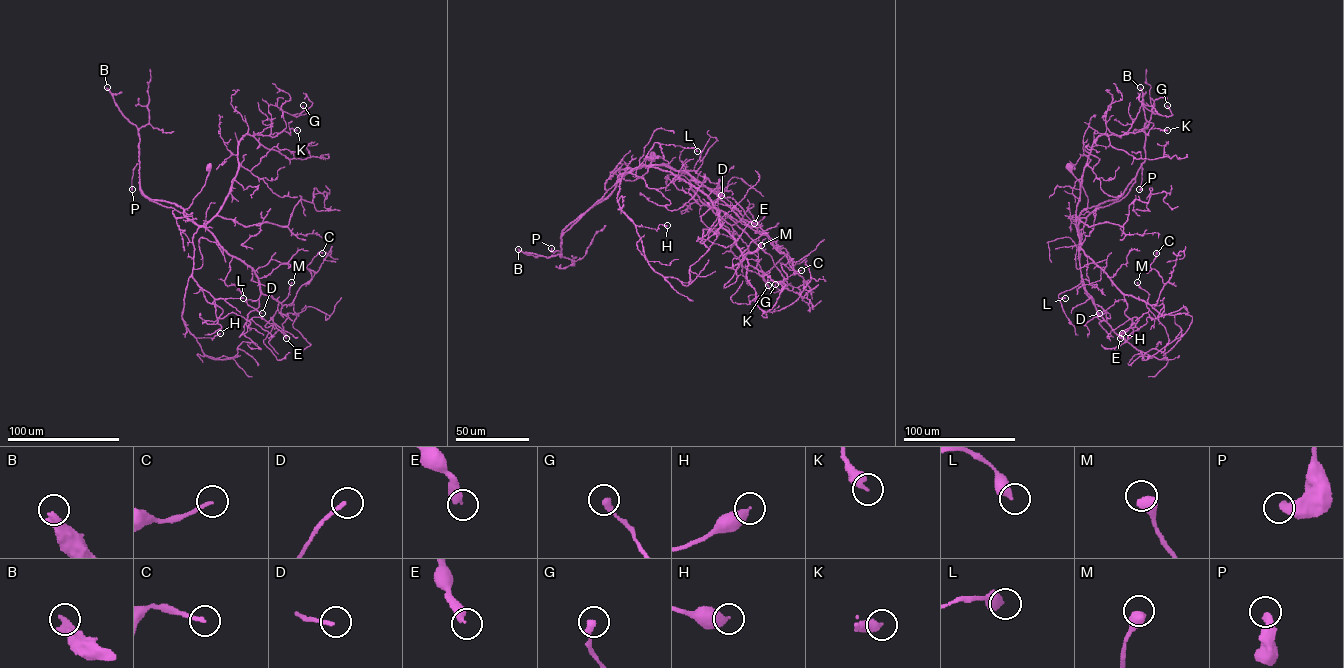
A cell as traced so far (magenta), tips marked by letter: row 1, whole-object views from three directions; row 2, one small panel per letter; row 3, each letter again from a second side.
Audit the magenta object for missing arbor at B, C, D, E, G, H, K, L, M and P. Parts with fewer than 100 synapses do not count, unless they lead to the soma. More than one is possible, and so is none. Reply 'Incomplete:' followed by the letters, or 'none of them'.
Incomplete: B

